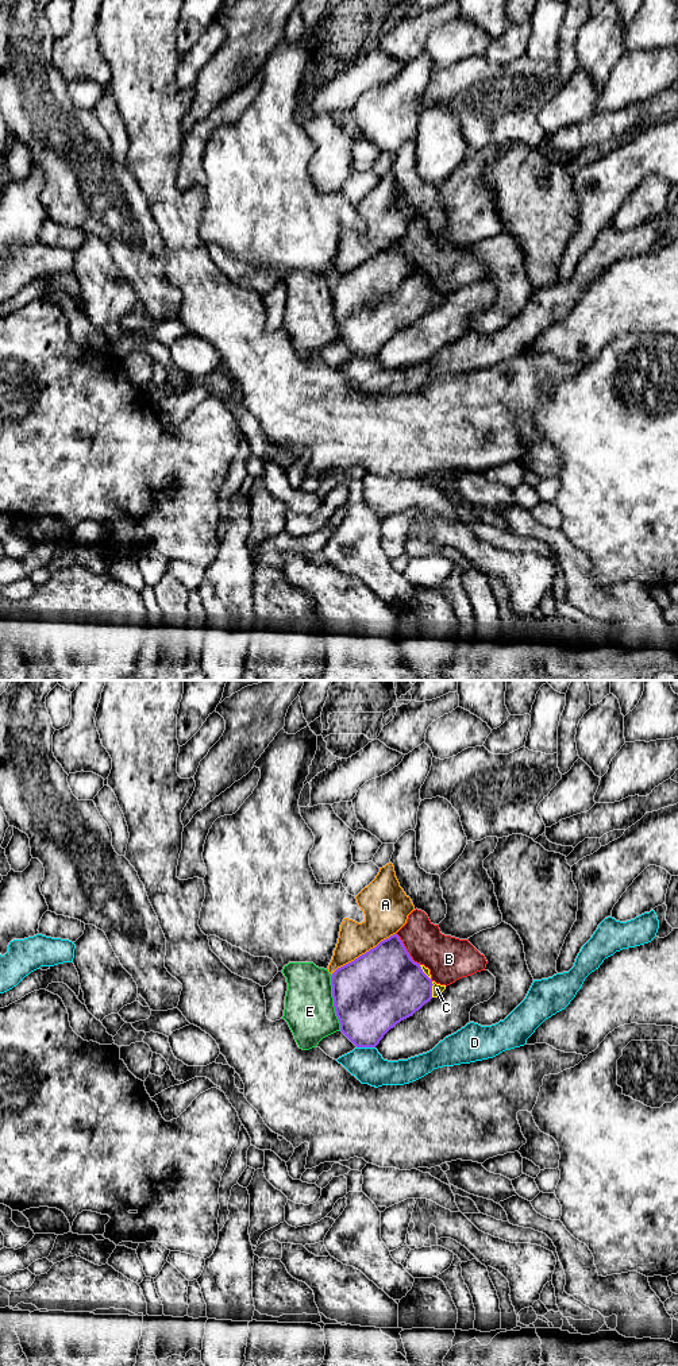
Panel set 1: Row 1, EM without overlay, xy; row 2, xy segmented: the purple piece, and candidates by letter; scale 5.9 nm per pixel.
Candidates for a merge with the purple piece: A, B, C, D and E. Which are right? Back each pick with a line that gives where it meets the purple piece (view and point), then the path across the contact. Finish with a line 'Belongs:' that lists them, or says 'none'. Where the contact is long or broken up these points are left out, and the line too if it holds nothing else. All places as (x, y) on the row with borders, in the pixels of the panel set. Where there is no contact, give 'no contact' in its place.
C: meets purple in xy at (431, 990); runs through xy (389, 987), (431, 990), (436, 988)
Belongs: C

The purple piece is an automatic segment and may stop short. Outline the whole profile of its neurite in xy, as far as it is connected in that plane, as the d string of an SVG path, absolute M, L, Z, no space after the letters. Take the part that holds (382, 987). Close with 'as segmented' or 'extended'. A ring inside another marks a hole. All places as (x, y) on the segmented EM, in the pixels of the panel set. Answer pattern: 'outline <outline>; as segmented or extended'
outline M397 934L338 968L331 985L340 1031L357 1047L375 1047L390 1029L446 989L412 960Z; extended

